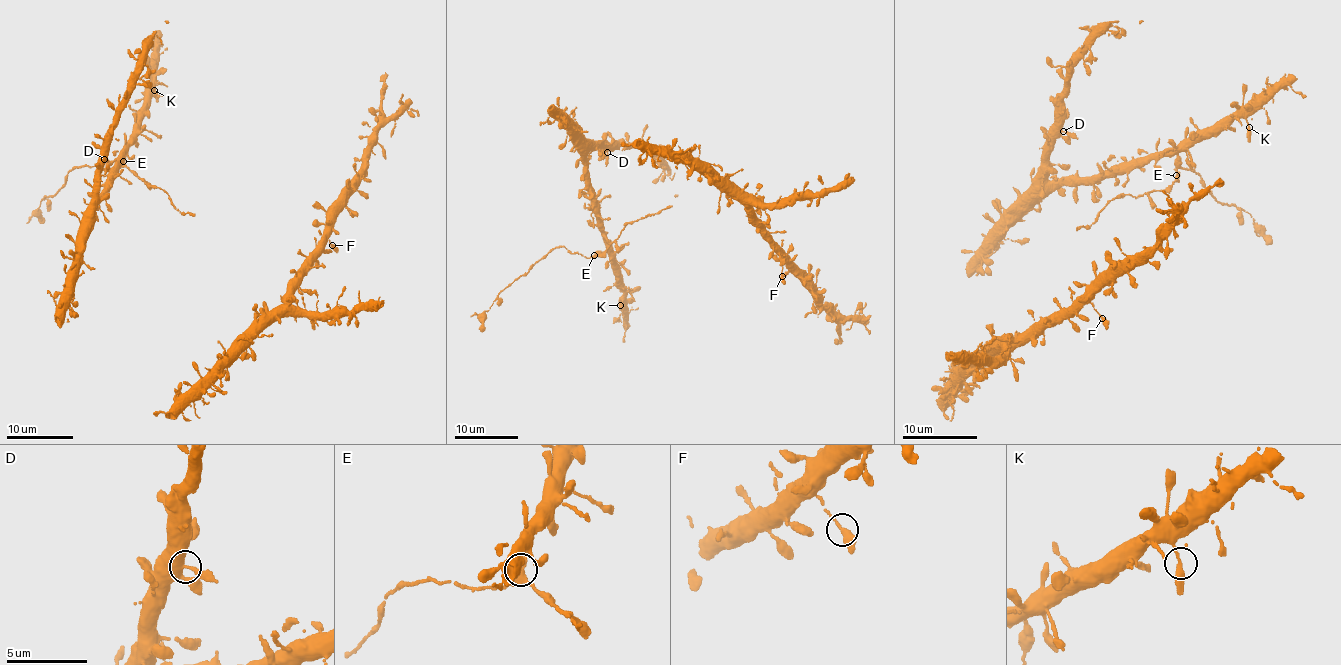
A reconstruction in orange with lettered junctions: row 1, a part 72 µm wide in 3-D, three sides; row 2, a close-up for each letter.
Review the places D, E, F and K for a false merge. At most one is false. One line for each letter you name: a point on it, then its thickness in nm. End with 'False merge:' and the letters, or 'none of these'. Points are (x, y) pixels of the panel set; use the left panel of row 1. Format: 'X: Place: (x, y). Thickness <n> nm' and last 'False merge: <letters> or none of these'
E: Place: (123, 161). Thickness 240 nm
False merge: E

